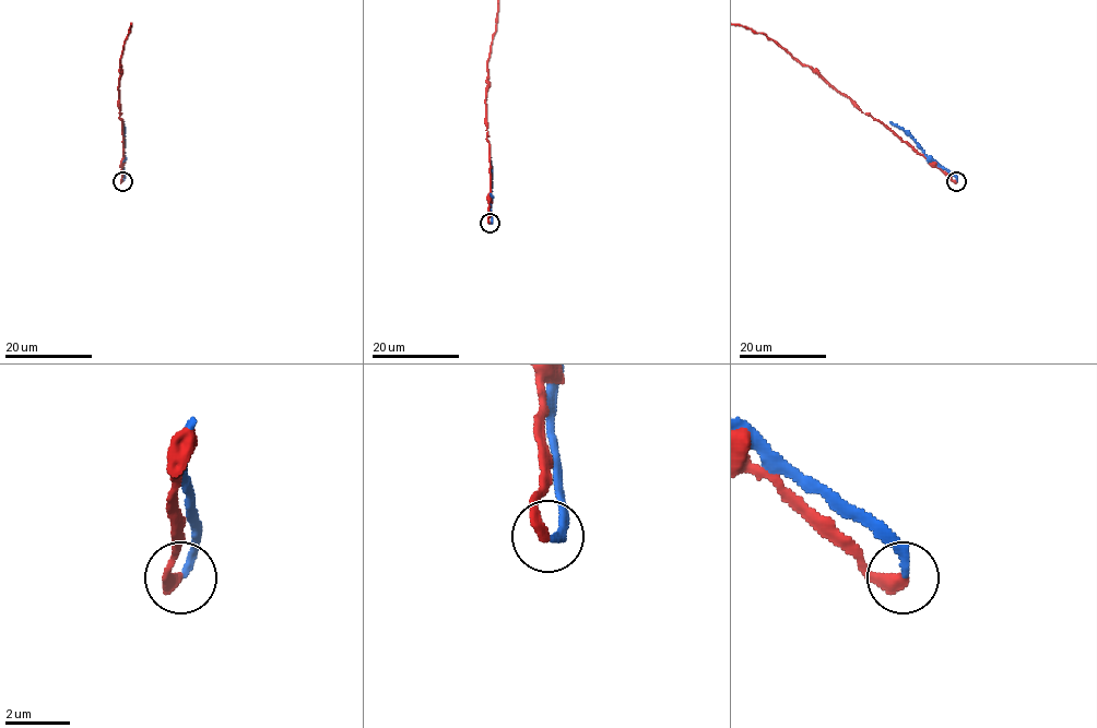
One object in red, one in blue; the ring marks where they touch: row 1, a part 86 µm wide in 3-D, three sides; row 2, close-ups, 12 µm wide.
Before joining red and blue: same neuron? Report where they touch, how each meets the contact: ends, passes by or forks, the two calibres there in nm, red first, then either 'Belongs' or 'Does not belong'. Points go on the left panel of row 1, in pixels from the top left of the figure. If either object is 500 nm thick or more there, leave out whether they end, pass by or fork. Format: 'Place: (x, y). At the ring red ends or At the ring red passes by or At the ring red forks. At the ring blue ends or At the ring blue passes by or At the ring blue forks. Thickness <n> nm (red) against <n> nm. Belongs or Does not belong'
Place: (122, 181). At the ring red ends. At the ring blue ends. Thickness 380 nm (red) against 240 nm. Does not belong

